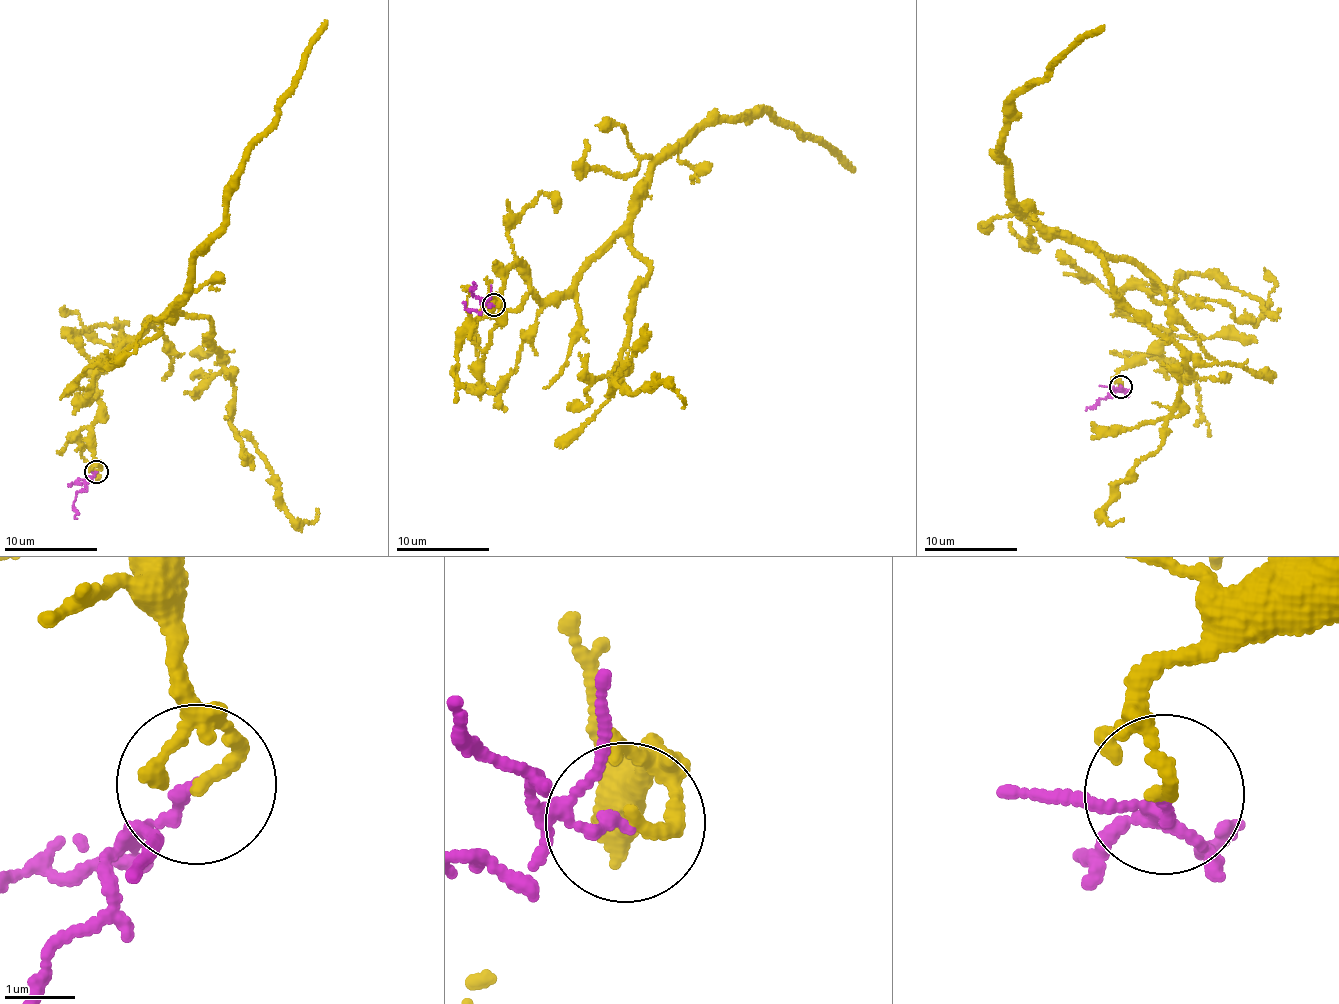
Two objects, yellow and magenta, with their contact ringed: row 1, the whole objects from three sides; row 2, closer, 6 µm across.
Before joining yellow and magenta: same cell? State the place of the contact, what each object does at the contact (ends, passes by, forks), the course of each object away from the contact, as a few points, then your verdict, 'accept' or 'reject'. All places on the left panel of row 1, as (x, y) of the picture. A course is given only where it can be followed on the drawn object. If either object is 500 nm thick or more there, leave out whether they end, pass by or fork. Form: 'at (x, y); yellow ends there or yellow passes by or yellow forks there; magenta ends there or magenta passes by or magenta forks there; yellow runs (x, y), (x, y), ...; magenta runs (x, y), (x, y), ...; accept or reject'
at (96, 471); yellow ends there; magenta ends there; yellow runs (97, 472), (97, 370), (186, 292), (192, 254), (225, 220), (231, 179), (327, 20); magenta runs (97, 472), (76, 494), (73, 507), (77, 518); reject

